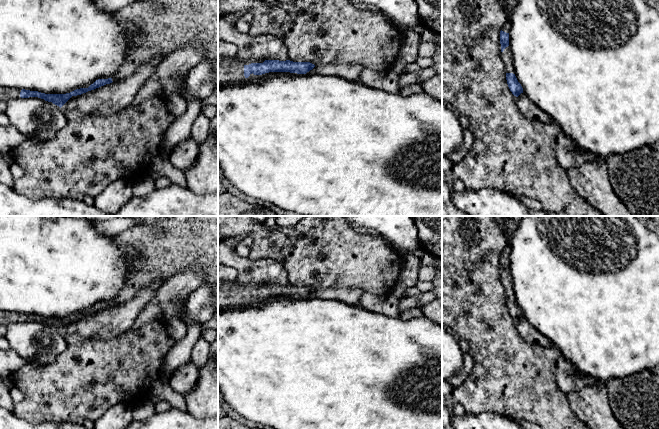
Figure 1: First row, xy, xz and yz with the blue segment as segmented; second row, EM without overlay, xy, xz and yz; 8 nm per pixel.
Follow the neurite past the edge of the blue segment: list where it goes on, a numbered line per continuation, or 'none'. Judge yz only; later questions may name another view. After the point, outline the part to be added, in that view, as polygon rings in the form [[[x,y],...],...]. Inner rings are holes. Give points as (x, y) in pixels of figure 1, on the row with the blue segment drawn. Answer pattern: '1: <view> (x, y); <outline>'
1: yz (506, 55); [[[510,44],[508,47],[504,49],[503,52],[501,52],[501,58],[503,60],[503,63],[505,65],[506,73],[515,73],[514,67],[513,67],[513,57],[511,53],[511,47]]]

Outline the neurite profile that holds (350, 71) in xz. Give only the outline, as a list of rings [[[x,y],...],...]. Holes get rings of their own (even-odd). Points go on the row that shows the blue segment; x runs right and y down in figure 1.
[[[356,63],[320,64],[307,75],[332,75],[349,81],[357,81],[364,68]]]

